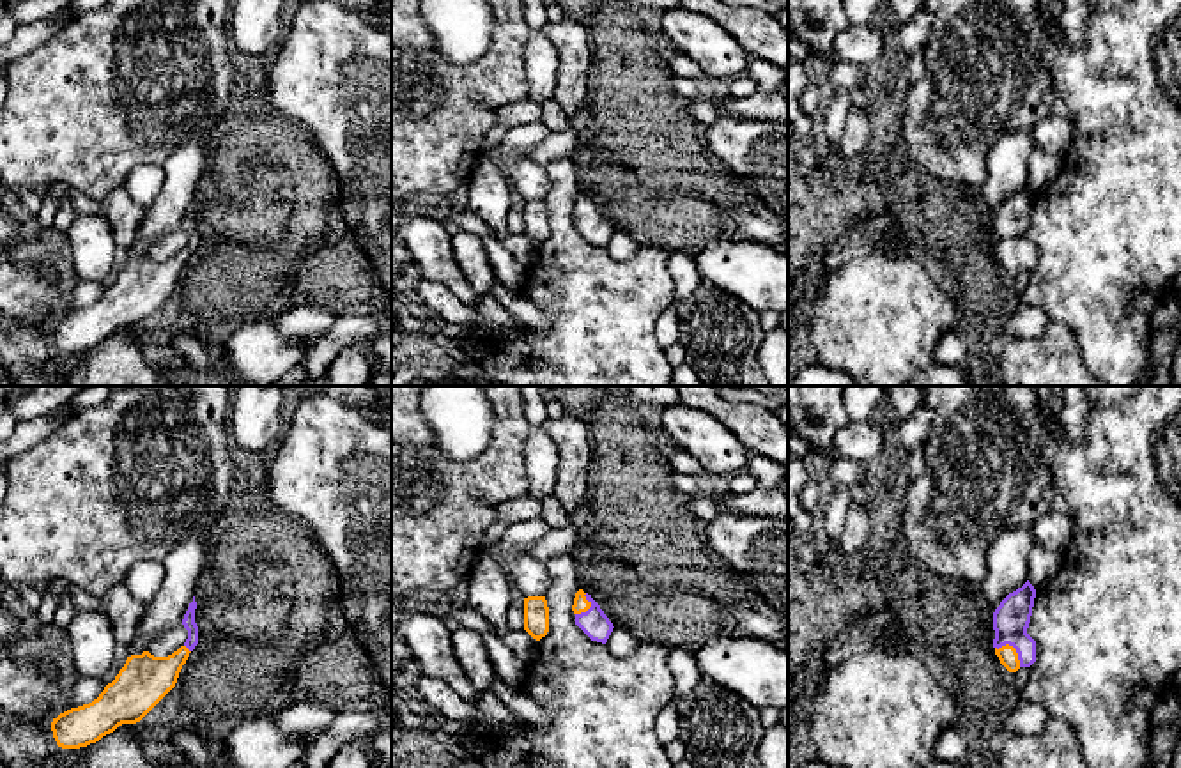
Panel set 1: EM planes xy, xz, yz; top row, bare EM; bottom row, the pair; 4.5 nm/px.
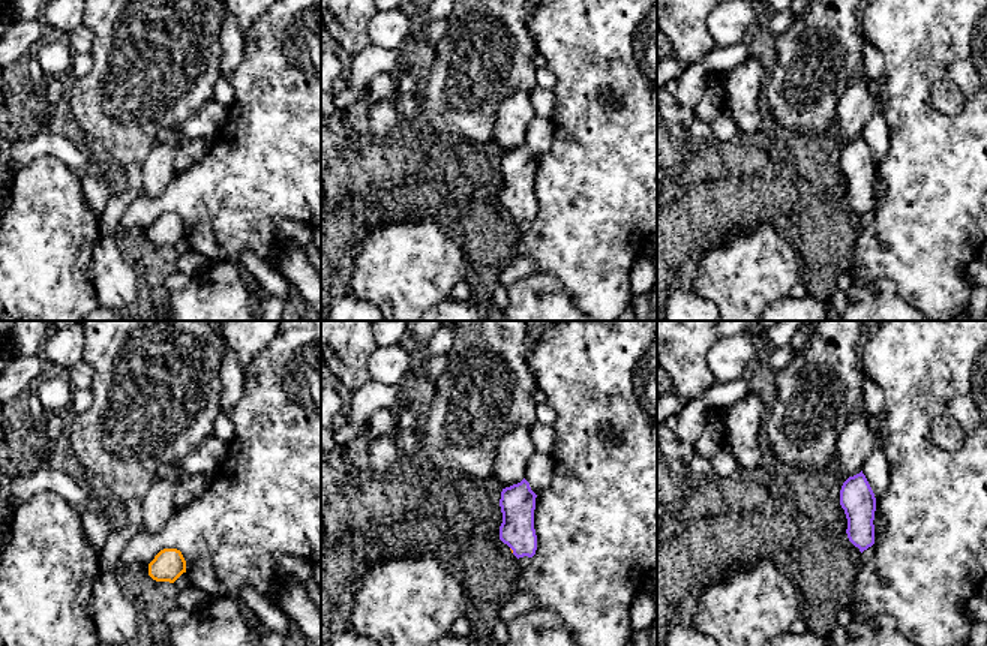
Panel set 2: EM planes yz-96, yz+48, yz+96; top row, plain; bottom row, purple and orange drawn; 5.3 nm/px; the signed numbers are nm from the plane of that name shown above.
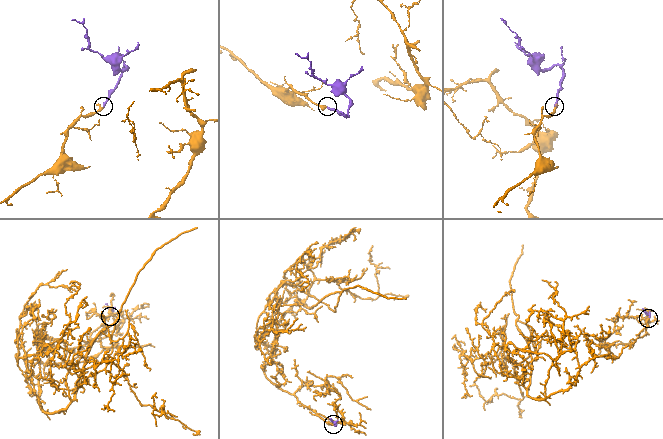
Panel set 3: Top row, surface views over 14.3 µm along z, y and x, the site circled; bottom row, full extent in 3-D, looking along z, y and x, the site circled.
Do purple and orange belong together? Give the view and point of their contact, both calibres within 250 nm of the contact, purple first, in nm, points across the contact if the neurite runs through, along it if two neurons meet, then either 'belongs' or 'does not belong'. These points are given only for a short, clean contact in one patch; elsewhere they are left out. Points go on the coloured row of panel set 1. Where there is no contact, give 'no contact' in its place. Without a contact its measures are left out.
yz (1013, 646) | 170/90 nm | across yz (1011, 618), (1013, 646), (1008, 655) | belongs

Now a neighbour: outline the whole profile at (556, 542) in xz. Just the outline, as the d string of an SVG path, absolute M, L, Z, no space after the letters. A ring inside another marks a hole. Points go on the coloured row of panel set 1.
M549 527L547 533L533 545L533 556L547 563L552 557L570 554L575 547L577 534L574 527Z

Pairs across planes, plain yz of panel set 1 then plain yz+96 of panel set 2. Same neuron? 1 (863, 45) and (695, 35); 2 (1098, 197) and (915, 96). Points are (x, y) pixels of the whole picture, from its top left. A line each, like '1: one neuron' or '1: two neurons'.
1: two neurons
2: one neuron

